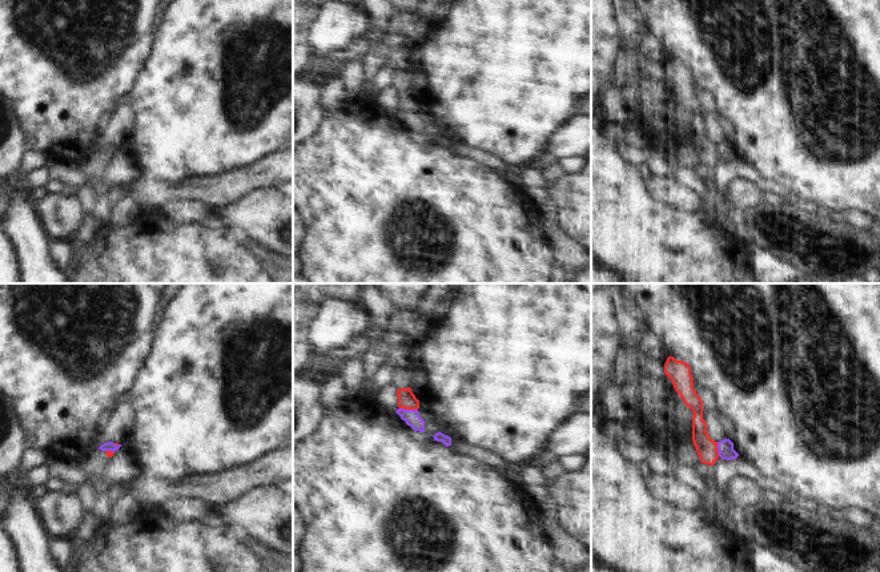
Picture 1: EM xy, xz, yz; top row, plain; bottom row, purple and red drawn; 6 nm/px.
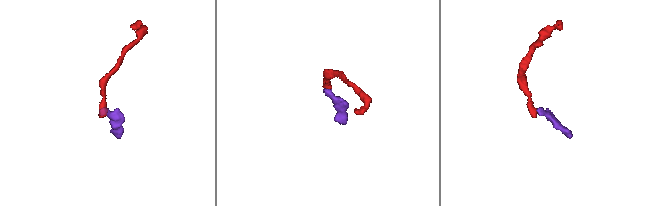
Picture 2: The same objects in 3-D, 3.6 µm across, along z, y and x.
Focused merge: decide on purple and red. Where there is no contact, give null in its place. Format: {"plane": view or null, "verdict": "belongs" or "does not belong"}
{"plane": "xz", "verdict": "does not belong"}

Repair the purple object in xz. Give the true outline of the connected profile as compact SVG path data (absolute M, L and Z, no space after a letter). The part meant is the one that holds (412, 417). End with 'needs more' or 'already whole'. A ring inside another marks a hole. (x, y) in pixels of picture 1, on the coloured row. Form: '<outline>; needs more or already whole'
M398 408L395 411L402 420L406 422L407 426L410 426L414 431L419 431L419 432L425 432L425 422L423 419L419 416L419 411L418 410L403 410L403 408Z; already whole

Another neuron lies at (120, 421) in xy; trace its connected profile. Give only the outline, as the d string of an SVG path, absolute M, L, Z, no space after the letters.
M129 400L120 402L109 414L108 423L101 428L97 448L108 442L122 444L134 422L134 411Z

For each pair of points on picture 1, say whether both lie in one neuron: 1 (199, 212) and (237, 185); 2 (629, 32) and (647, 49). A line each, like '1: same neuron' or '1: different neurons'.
1: different neurons
2: different neurons

